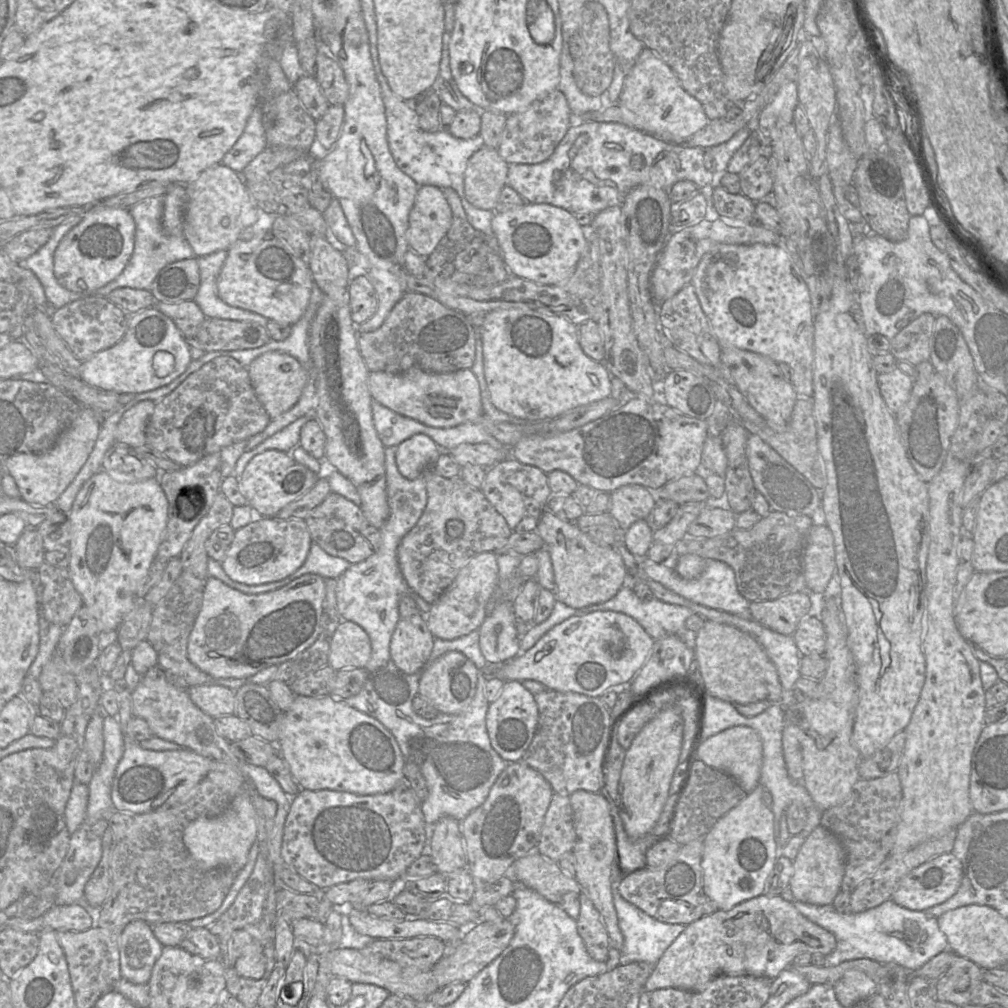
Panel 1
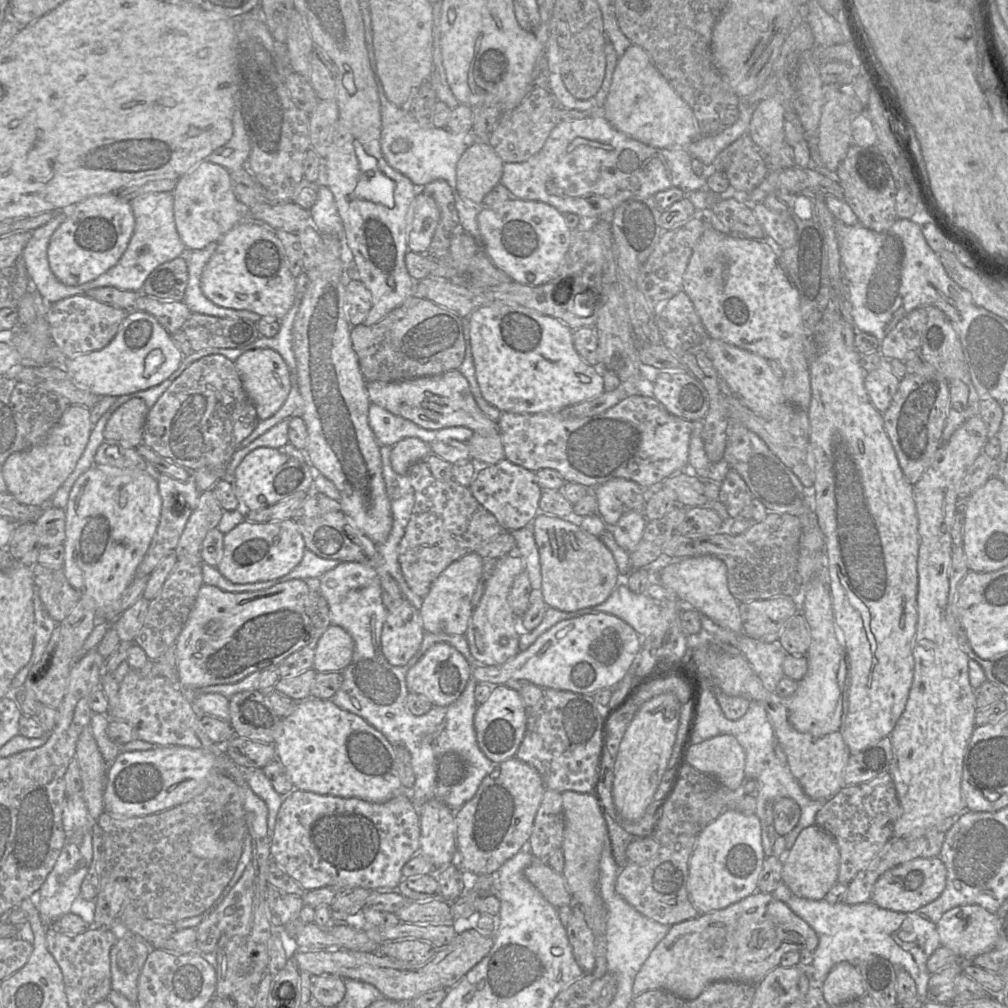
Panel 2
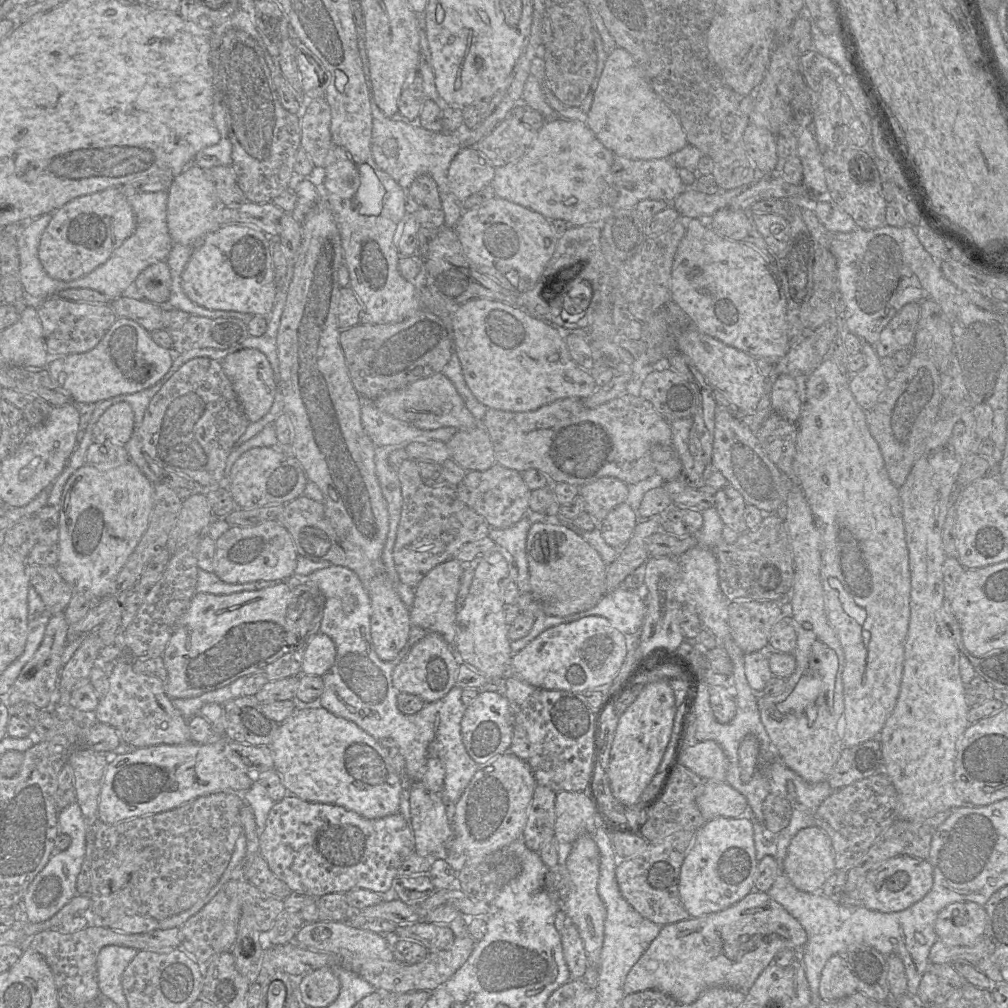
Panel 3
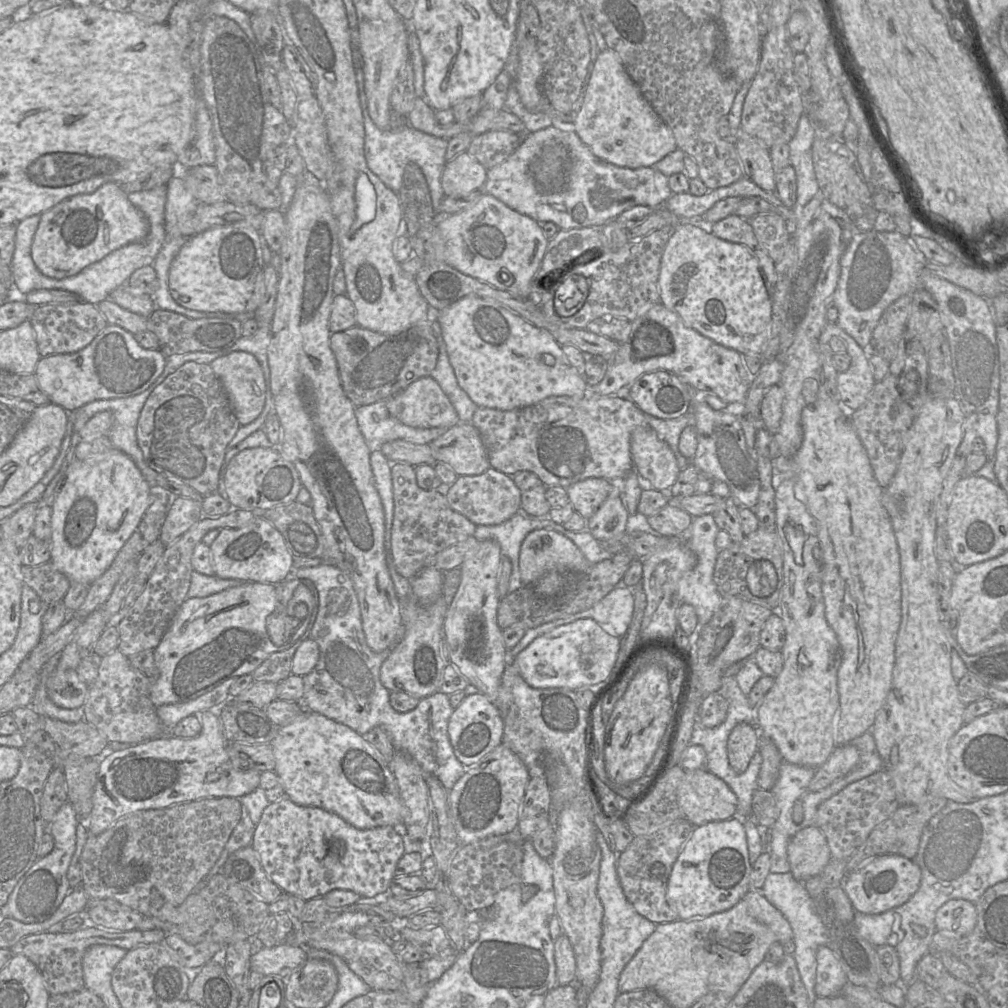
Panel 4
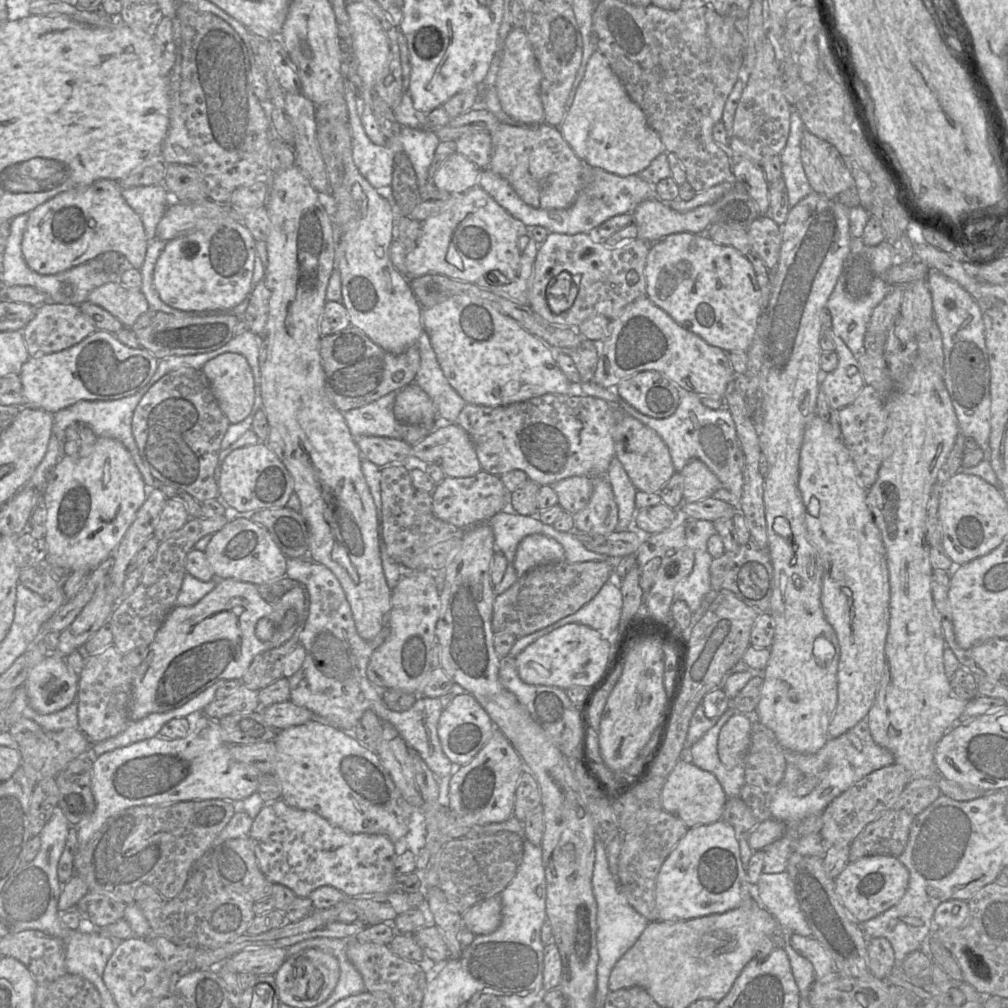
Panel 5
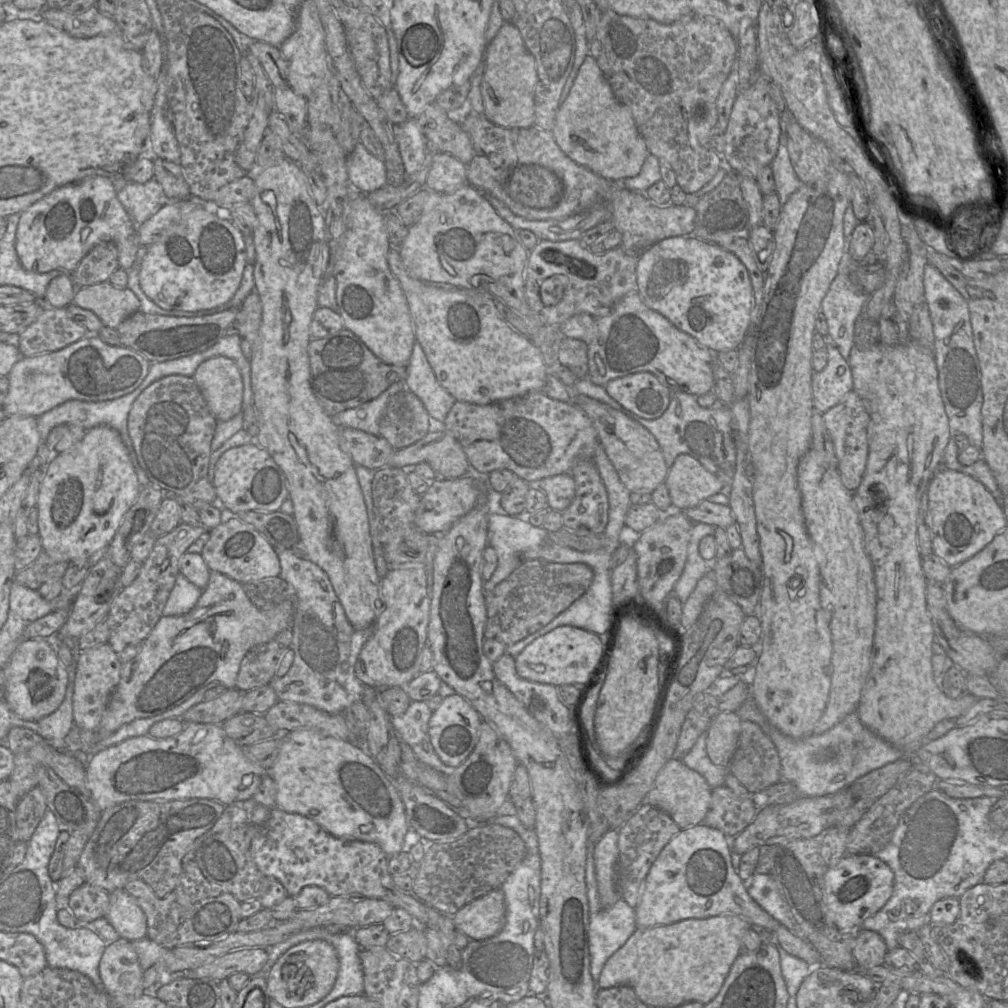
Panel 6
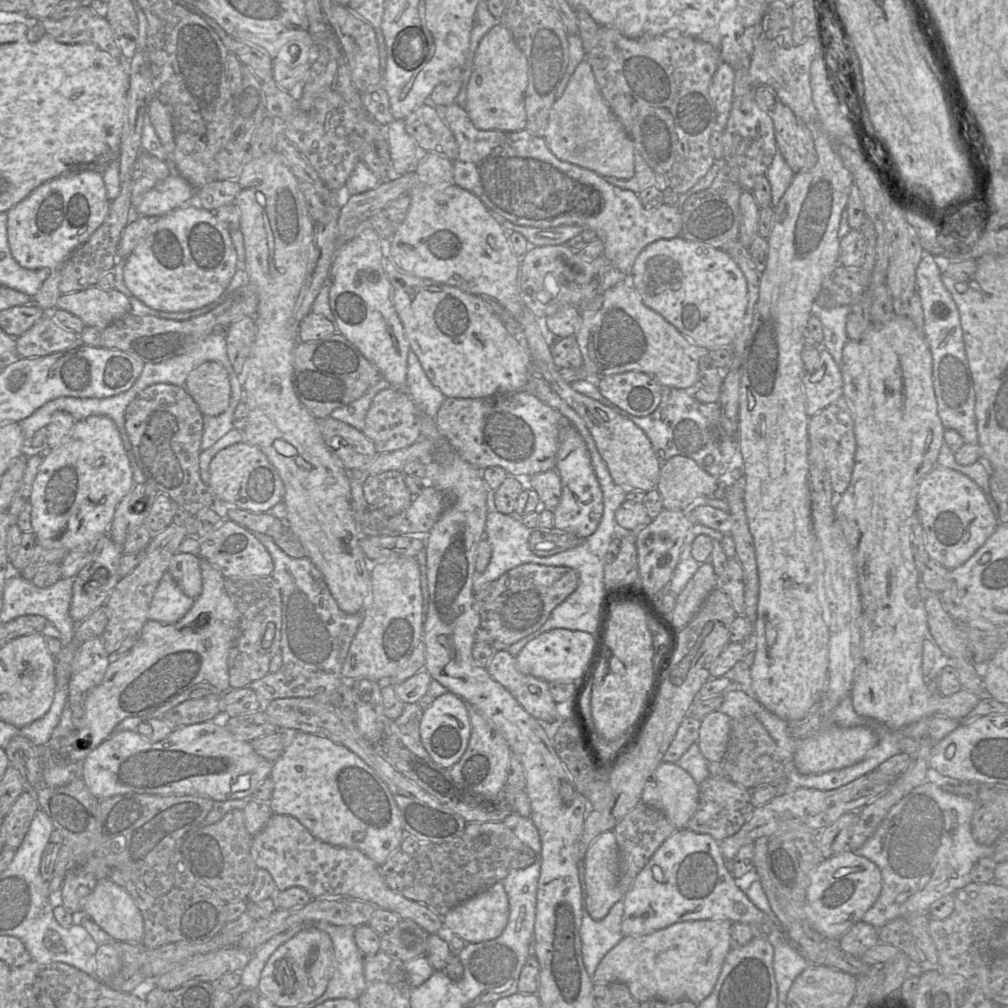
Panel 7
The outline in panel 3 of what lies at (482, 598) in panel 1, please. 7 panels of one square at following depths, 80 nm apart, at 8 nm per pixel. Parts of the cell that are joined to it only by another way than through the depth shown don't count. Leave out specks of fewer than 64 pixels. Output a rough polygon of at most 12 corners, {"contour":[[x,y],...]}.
{"contour":[[450,559],[415,587],[413,626],[452,648],[465,564]]}

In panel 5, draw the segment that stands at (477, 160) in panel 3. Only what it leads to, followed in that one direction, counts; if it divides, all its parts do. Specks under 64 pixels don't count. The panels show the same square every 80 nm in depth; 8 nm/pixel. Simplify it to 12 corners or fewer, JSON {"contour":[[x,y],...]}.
{"contour":[[464,155],[448,156],[432,184],[449,193],[478,186],[482,169]]}

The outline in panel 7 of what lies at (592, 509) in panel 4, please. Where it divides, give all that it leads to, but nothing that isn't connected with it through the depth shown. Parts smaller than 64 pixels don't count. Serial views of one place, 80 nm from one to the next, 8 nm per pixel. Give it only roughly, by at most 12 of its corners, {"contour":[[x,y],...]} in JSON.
{"contour":[[556,470],[514,477],[536,491],[541,507],[553,511],[562,485]]}

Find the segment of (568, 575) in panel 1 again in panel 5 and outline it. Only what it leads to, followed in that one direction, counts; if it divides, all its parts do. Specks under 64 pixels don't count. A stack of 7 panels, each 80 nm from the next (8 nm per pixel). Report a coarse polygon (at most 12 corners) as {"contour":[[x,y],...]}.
{"contour":[[546,535],[519,543],[519,578],[538,566],[562,561],[565,551]]}

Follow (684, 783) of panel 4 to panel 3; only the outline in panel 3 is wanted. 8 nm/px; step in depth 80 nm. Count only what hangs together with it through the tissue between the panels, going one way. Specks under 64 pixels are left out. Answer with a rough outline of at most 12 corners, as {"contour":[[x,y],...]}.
{"contour":[[704,781],[697,805],[705,821],[738,818],[746,798],[726,782]]}

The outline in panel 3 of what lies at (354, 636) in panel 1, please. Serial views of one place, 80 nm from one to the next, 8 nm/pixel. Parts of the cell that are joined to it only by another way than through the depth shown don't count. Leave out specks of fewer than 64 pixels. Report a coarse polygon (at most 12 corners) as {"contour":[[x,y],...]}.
{"contour":[[324,633],[307,645],[302,674],[322,676],[336,646]]}

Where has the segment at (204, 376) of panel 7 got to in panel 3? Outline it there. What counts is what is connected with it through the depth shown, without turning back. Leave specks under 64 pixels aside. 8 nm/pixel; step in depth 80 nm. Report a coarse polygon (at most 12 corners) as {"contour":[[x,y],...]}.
{"contour":[[261,351],[220,363],[249,421],[268,413],[276,374]]}

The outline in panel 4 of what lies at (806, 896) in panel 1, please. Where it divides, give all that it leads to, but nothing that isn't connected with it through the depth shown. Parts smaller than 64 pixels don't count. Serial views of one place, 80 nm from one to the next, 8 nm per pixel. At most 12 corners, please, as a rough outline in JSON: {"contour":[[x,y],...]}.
{"contour":[[798,831],[787,847],[799,881],[821,875],[831,859],[822,831]]}

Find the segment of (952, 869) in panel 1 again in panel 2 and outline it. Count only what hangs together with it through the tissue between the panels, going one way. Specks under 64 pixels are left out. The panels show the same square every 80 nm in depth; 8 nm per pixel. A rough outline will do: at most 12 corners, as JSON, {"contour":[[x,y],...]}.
{"contour":[[939,857],[915,858],[884,872],[871,901],[914,912],[946,886]]}

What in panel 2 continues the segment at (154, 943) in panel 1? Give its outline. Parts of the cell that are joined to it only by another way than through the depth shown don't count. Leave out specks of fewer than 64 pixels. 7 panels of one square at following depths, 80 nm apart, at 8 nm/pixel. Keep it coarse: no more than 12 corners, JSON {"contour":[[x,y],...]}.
{"contour":[[127,933],[110,951],[111,987],[137,1002],[153,945]]}

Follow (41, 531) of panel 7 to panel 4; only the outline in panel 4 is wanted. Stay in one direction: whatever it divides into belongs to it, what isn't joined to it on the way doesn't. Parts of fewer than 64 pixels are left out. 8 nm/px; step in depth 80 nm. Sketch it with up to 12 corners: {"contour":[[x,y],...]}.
{"contour":[[111,449],[75,458],[52,499],[51,563],[90,585],[153,488]]}

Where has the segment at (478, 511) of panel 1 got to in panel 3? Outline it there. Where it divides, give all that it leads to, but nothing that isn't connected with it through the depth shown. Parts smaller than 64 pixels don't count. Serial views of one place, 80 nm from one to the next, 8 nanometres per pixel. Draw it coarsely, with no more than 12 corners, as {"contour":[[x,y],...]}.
{"contour":[[396,470],[403,503],[393,558],[413,589],[486,519],[456,486],[424,484]]}

